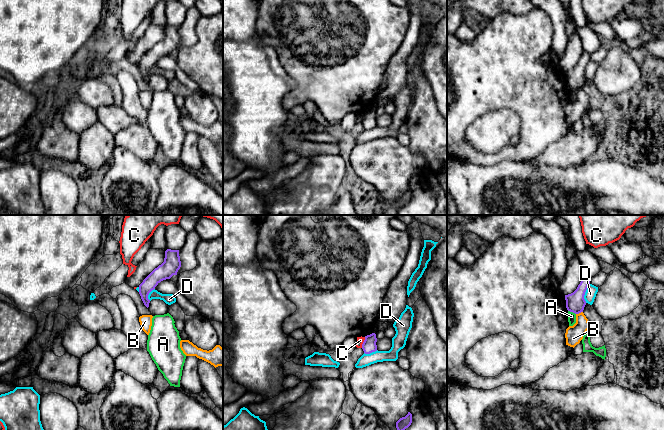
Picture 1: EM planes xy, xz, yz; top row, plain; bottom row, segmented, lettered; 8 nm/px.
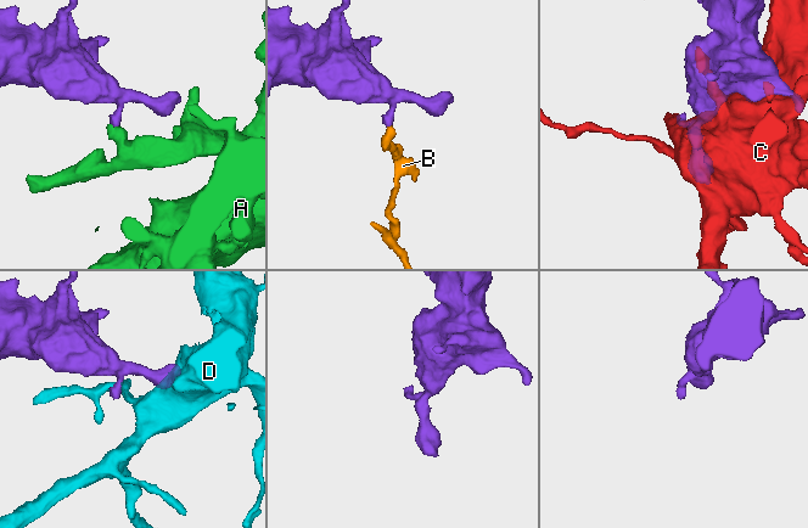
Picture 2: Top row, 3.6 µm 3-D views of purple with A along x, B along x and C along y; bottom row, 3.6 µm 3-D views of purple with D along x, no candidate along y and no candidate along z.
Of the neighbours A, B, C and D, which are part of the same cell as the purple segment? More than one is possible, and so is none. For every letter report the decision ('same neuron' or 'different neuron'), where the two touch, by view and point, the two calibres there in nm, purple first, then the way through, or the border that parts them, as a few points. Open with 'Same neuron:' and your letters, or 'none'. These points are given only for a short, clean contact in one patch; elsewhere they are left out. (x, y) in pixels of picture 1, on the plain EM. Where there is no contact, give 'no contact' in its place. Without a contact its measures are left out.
Same neuron: none
A: different neuron; contact yz (572, 87); calibres 160 and 60 nm
B: different neuron; contact yz (579, 88); calibres 160 and 150 nm; border yz (582, 87), (576, 90)
C: different neuron; contact xz (363, 118); calibres 110 and 60 nm
D: different neuron; contact yz (584, 69); calibres 160 and 90 nm; border yz (589, 59), (584, 71), (585, 78)

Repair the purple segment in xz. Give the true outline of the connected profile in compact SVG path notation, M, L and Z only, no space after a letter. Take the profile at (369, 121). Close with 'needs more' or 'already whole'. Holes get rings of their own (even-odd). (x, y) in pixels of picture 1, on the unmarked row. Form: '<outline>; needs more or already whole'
M375 109L365 112L365 116L362 120L362 125L363 125L364 129L370 130L372 128L377 127L376 118L377 118L377 114L376 114Z; already whole

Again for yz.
M582 51L581 58L578 61L577 65L573 69L565 71L566 84L568 87L573 88L575 90L583 88L584 83L586 81L584 71L589 60L590 54L585 51Z; already whole

